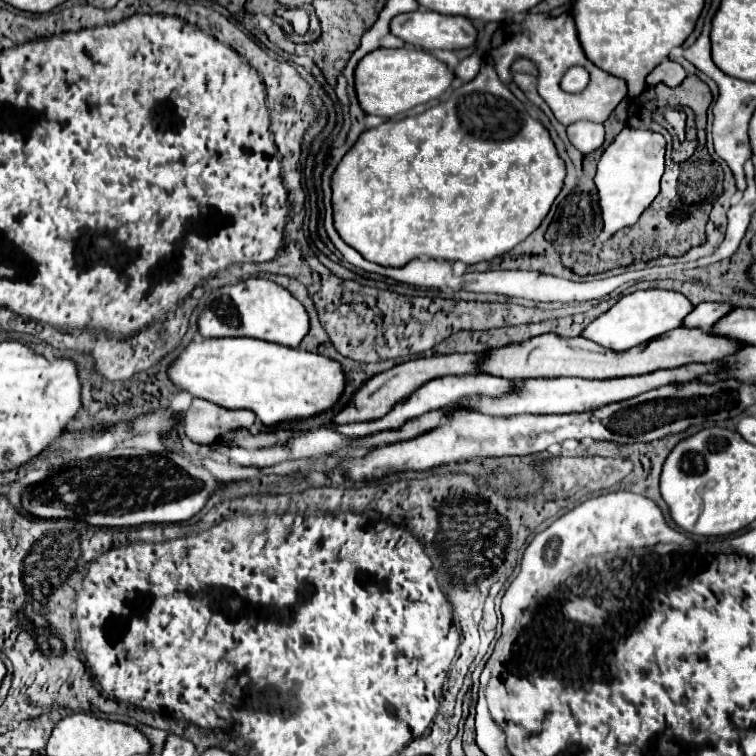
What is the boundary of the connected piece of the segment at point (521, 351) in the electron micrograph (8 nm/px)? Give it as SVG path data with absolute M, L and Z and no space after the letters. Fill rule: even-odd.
M676 328L660 338L654 338L642 346L634 346L624 352L614 352L598 346L592 340L582 336L578 338L560 338L558 334L540 334L520 344L508 344L500 348L490 348L484 352L484 360L478 364L482 374L502 376L502 378L586 378L586 380L610 380L610 378L626 378L650 374L654 370L680 368L686 364L708 364L724 358L726 354L734 354L734 350L742 348L742 344L712 336L704 330Z

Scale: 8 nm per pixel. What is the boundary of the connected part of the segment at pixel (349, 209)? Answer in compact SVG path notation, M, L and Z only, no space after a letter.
M484 62L480 74L472 82L466 82L464 86L456 88L446 102L440 101L431 107L418 106L416 116L405 117L403 114L403 117L388 119L384 124L364 130L358 136L356 144L344 154L344 158L340 160L340 164L336 166L336 170L332 174L330 186L332 186L334 228L348 246L358 250L366 260L380 264L380 266L400 268L400 266L406 266L406 262L410 262L414 258L434 258L434 260L450 260L450 262L462 260L464 264L476 264L482 260L492 260L494 256L500 256L500 254L512 250L522 240L526 240L540 226L540 222L548 214L552 202L560 194L564 176L566 176L564 162L558 156L548 130L534 118L530 118L524 104L510 92L508 86L504 86L500 82L500 78L494 72L494 68L490 66L490 62Z

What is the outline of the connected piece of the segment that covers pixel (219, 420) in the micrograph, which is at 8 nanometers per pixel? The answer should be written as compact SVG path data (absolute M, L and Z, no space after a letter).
M194 398L184 416L184 430L192 442L212 444L218 434L236 428L250 428L254 420L256 416L250 410L226 410L212 402Z

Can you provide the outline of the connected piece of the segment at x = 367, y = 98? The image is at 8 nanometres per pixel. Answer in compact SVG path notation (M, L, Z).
M378 48L370 54L366 54L356 70L354 70L354 86L356 86L356 98L366 114L392 118L396 114L402 114L418 104L426 104L434 98L438 98L454 80L454 72L436 60L432 54L424 50L408 50L408 48Z

